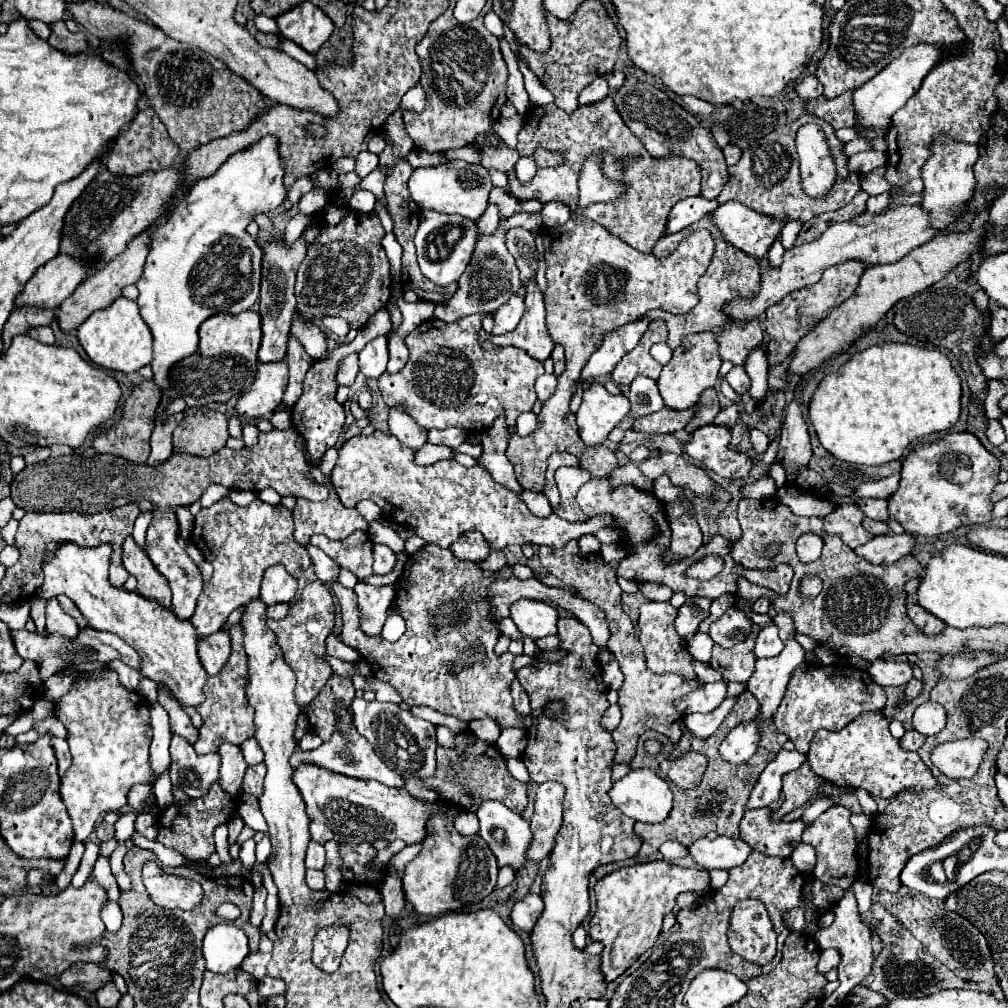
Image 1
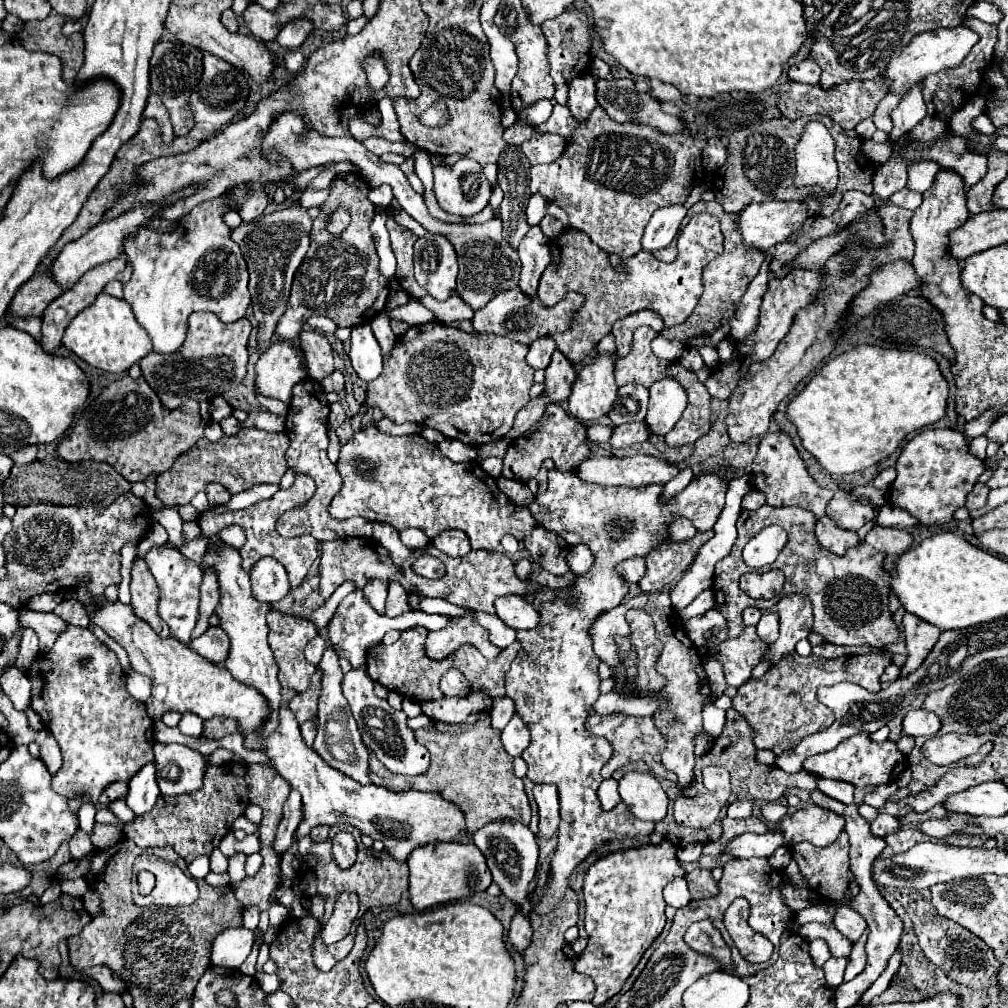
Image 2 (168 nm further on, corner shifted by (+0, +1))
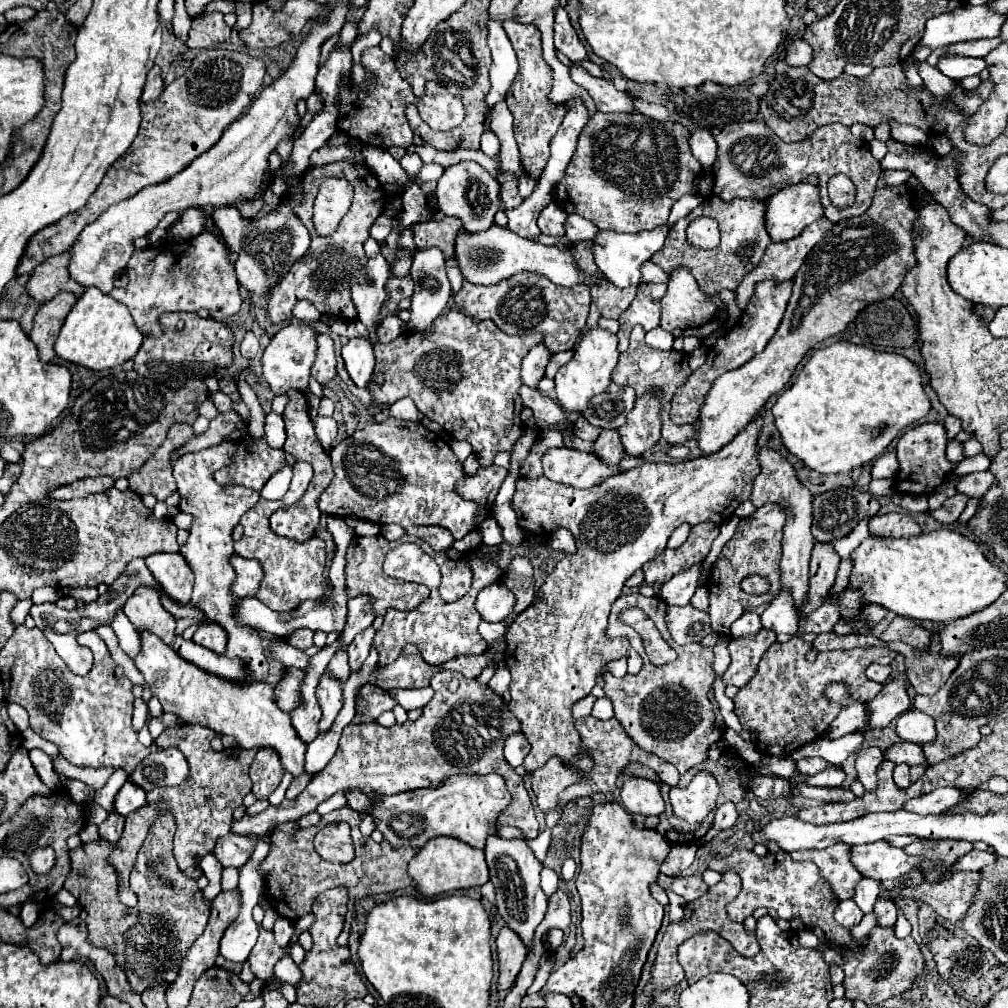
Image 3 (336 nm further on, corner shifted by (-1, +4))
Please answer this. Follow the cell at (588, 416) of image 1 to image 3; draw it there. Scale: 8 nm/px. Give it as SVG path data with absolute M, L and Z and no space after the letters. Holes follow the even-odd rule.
M594 328L590 330L588 334L584 334L582 342L578 344L576 352L574 352L574 358L562 366L554 378L556 382L556 396L558 396L558 402L560 406L566 410L566 412L578 412L582 414L582 410L586 410L586 406L590 404L590 400L602 392L606 392L606 388L610 386L612 378L612 370L616 368L618 364L618 338L602 328Z

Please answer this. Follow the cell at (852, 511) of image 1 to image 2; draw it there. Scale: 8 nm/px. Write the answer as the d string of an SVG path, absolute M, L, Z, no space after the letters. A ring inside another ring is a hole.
M823 517L821 521L817 521L815 525L815 537L817 543L835 553L835 555L845 555L849 547L859 545L859 539L853 531L845 531L845 529L837 529L837 525L833 525L833 521L829 521L829 517Z

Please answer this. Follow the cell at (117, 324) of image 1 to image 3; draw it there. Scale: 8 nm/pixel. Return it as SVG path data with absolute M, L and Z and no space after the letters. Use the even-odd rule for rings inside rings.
M86 288L86 292L78 298L66 322L58 334L54 350L60 358L70 360L74 364L86 366L90 370L108 370L122 366L126 360L132 360L140 350L146 334L134 326L130 312L122 302L114 302L108 294L100 292L98 288Z

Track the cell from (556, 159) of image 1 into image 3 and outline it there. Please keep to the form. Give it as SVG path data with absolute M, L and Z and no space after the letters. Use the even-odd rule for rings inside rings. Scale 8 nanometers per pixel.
M506 20L504 30L516 50L520 70L506 94L506 104L514 116L514 138L518 142L518 150L522 154L522 164L526 172L532 178L540 178L546 158L550 158L550 138L554 138L566 106L554 104L548 100L548 92L552 88L552 68L542 58L542 42L540 42L540 30L530 24L520 24L514 20Z

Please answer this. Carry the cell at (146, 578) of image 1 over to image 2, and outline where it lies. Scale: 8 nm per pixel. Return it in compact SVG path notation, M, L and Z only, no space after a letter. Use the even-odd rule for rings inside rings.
M137 559L131 571L131 607L133 613L153 625L153 631L159 637L169 637L169 627L161 621L157 615L157 583L153 581L153 575L149 573L145 561Z

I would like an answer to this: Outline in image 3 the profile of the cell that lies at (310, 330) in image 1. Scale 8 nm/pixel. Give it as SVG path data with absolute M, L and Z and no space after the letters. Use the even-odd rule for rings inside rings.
M318 334L316 338L318 350L316 350L316 362L312 366L312 376L320 384L328 384L336 376L336 354L334 354L334 342L326 334Z

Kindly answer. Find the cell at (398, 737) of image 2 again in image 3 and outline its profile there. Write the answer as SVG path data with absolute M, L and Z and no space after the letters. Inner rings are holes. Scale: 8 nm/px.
M370 626L370 628L366 628L364 632L360 632L360 634L352 640L352 644L348 646L350 672L352 672L352 674L360 672L364 660L368 658L368 650L370 650L370 646L372 646L372 638L374 638L374 628Z

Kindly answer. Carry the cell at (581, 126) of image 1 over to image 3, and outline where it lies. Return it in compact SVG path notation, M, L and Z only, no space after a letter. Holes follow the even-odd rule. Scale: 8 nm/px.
M596 112L590 122L584 126L582 134L580 134L580 140L578 140L578 148L568 164L568 170L562 178L562 182L558 182L558 186L554 188L554 202L558 202L558 206L566 204L566 210L568 212L576 212L580 214L582 218L594 222L600 230L614 230L614 232L642 232L642 230L652 230L660 224L666 224L668 222L668 216L670 216L670 208L674 206L674 202L684 196L684 194L698 194L698 182L700 182L700 172L702 172L702 166L698 164L698 160L692 156L690 152L690 132L682 126L682 124L676 124L676 122L656 122L644 114L604 114L604 112Z

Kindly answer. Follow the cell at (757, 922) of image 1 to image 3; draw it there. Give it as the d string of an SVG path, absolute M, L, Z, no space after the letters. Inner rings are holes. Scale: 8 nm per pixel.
M734 850L726 858L712 858L710 869L721 874L726 870L736 870L742 878L738 900L730 902L726 910L732 922L744 922L744 918L752 916L752 912L760 906L778 912L778 916L784 920L800 916L806 928L820 936L822 946L818 950L824 954L826 962L842 966L846 974L846 998L850 1000L862 1000L868 1006L880 1006L886 998L906 992L924 968L924 958L918 944L912 940L912 936L898 940L894 936L894 928L872 928L868 938L864 938L862 942L854 940L850 932L834 920L838 898L832 888L820 878L818 866L814 864L794 862L788 852L768 854L760 858L748 850Z

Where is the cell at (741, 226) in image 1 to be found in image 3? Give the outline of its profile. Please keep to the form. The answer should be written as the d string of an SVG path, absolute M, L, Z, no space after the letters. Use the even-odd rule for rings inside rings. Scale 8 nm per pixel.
M800 182L780 190L766 200L766 230L772 242L784 242L798 236L804 226L824 214L818 188Z

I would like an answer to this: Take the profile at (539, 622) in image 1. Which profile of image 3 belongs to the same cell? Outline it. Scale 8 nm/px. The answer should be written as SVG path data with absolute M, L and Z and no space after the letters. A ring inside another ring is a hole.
M502 580L486 586L476 600L476 608L486 622L506 622L514 612L516 598Z

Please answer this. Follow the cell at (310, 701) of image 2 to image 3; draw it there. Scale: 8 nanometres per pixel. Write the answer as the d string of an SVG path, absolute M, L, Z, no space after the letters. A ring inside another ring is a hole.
M288 668L284 680L274 688L274 700L284 712L290 712L294 710L294 706L298 706L302 680L304 680L304 670Z

